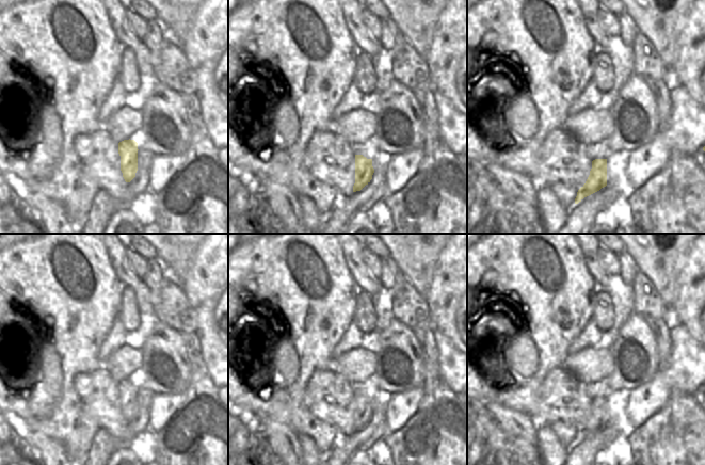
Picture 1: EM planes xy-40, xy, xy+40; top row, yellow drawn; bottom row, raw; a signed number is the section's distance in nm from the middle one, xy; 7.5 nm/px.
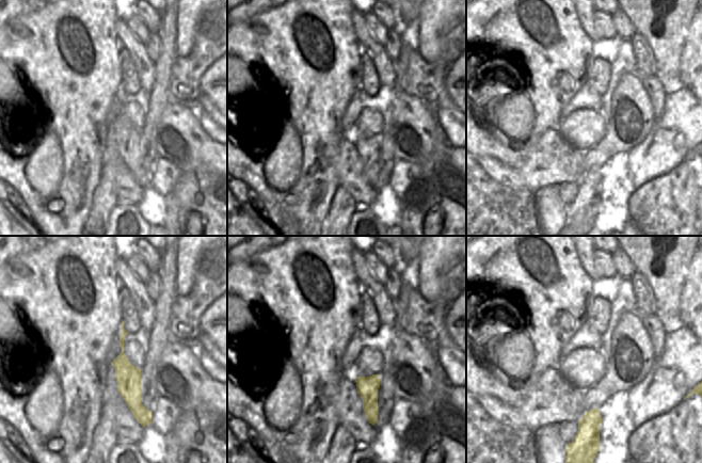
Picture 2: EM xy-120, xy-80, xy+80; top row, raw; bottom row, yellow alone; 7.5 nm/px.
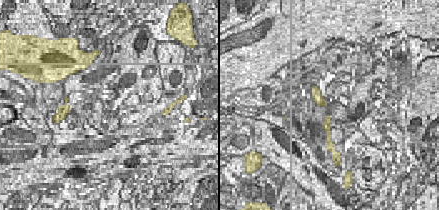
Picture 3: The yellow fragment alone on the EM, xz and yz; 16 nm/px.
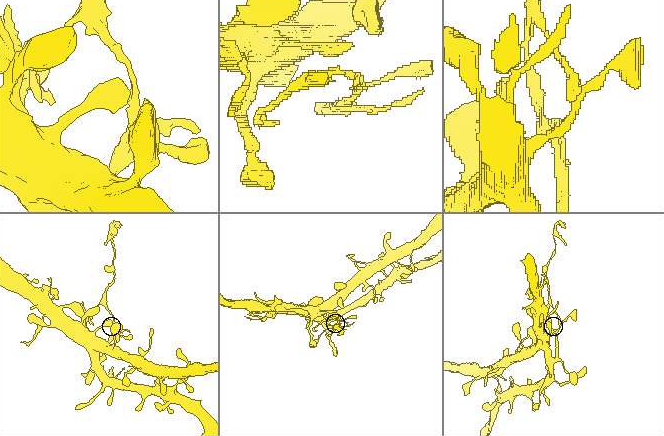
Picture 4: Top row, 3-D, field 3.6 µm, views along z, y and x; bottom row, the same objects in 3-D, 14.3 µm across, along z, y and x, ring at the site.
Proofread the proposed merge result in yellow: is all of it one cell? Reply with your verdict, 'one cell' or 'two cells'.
two cells

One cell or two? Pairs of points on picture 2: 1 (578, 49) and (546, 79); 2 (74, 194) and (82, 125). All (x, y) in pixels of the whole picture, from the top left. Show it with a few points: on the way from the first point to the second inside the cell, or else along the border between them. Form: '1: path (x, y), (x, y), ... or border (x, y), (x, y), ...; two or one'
1: path (571, 54), (554, 72); one
2: path (67, 177), (68, 159), (76, 142); one

